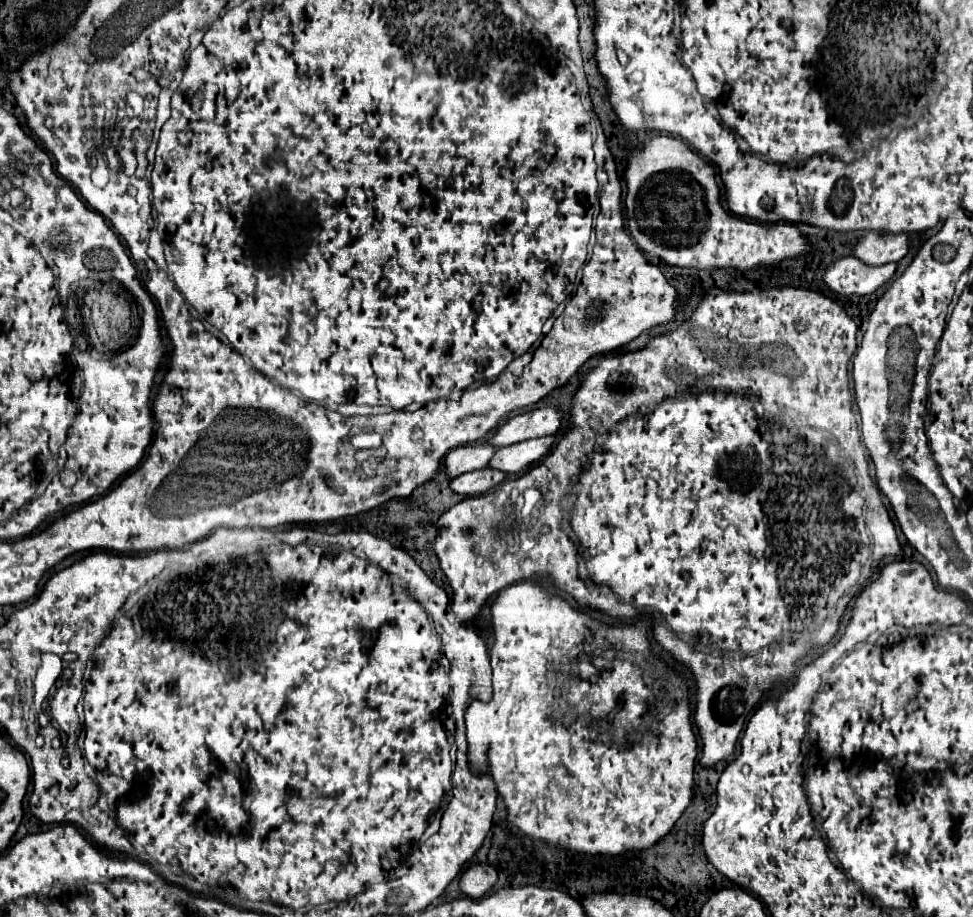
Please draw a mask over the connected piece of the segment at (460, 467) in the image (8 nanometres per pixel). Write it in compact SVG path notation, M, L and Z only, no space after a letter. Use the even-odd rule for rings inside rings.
M475 444L475 446L461 446L451 450L451 454L447 454L445 458L445 466L447 466L447 474L451 478L457 478L459 474L471 472L471 470L479 470L485 468L491 458L495 456L495 452L499 450L499 446L493 444Z

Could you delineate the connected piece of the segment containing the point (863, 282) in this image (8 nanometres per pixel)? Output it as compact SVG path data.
M855 256L841 258L831 264L825 272L825 284L839 292L839 294L873 294L879 286L883 286L897 270L897 264L883 264L883 266L869 266Z

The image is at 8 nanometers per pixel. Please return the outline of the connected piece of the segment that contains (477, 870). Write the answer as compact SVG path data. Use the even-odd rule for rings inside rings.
M475 864L461 876L461 890L471 898L485 896L497 882L497 870L489 864Z

